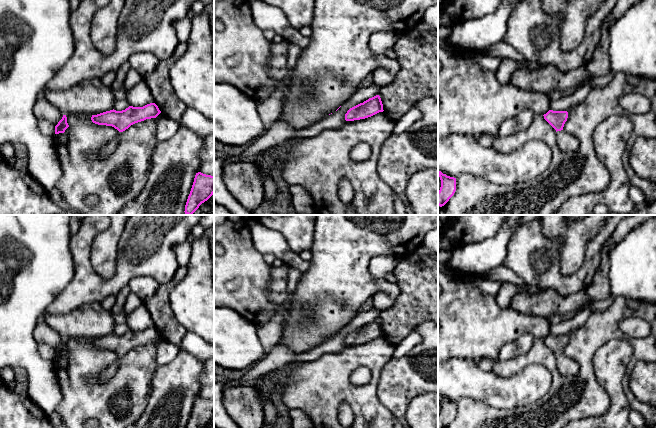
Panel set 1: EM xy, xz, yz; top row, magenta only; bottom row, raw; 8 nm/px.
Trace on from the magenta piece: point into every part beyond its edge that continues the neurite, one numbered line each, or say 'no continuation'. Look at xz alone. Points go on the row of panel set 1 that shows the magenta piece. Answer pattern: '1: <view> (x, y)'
1: xz (279, 131)

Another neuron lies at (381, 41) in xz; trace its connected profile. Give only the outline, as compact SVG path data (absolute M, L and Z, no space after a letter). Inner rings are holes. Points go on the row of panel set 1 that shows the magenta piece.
M378 31L371 35L369 47L377 57L386 56L386 51L394 47L400 34L395 31Z

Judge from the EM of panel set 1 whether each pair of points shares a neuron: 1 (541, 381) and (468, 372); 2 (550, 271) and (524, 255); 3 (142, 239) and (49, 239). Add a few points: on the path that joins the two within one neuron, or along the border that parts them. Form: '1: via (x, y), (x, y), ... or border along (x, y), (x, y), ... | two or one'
1: via (523, 385), (486, 385) | one
2: via (544, 270), (530, 256) | one
3: border along (70, 235), (69, 251), (74, 262) | two

